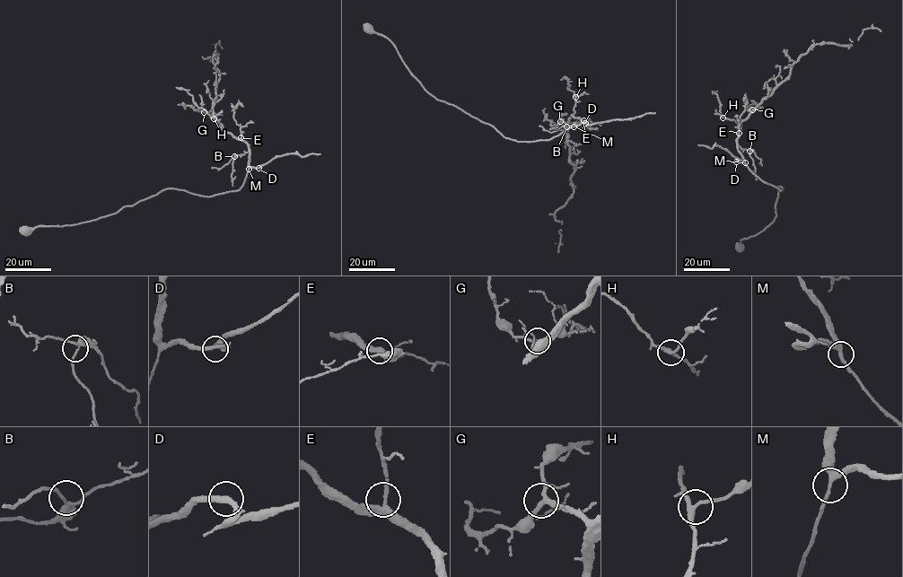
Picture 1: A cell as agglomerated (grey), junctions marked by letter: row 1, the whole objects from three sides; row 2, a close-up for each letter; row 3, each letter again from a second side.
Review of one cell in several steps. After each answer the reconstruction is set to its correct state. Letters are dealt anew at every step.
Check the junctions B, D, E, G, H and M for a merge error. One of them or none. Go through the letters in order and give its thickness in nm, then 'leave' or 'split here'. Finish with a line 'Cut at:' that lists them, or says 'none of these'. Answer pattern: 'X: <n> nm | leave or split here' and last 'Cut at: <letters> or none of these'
B: 240 nm | leave
D: 240 nm | leave
E: 260 nm | leave
G: 220 nm | leave
H: 240 nm | leave
M: 240 nm | leave
Cut at: none of these

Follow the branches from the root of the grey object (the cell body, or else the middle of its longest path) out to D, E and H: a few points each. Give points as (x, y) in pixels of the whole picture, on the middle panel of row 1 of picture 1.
D: (366, 28), (392, 43), (410, 74), (428, 92), (493, 126), (506, 138), (519, 142), (549, 139), (585, 123)
E: (366, 28), (392, 43), (428, 92), (493, 126), (506, 138), (549, 139), (583, 120)
H: (366, 28), (392, 43), (428, 92), (493, 126), (506, 138), (549, 139), (586, 121), (573, 116), (575, 97)

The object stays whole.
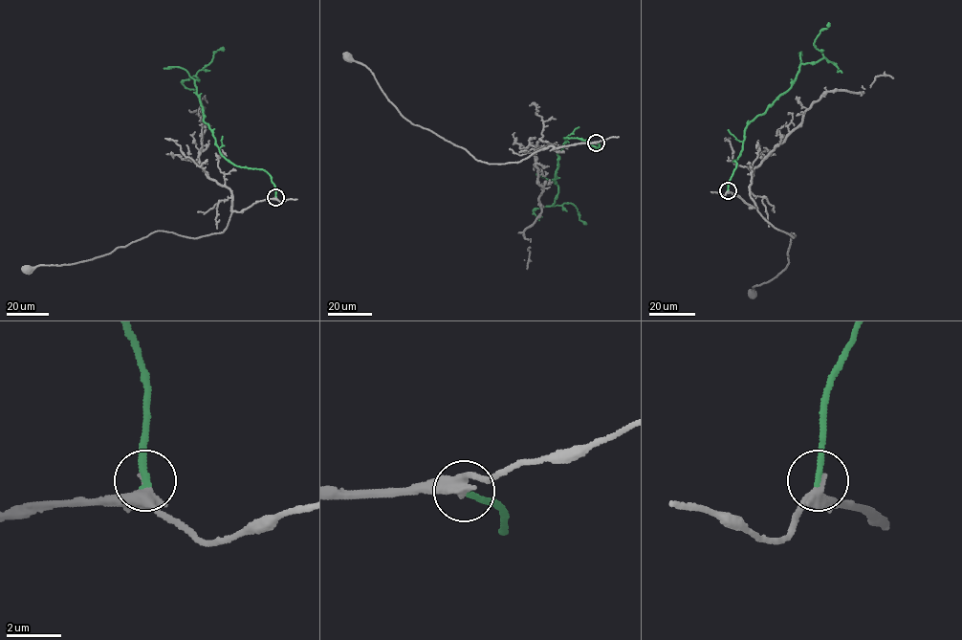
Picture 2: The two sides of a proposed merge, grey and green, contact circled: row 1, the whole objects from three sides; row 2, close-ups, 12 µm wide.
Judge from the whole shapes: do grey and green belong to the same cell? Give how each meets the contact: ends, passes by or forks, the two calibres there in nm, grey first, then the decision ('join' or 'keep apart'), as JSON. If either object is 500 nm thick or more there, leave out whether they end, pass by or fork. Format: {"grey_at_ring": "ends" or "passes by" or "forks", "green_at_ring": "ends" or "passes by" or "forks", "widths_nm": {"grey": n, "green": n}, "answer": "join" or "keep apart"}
{"grey_at_ring": "forks", "green_at_ring": "ends", "widths_nm": {"grey": 300, "green": 280}, "answer": "join"}

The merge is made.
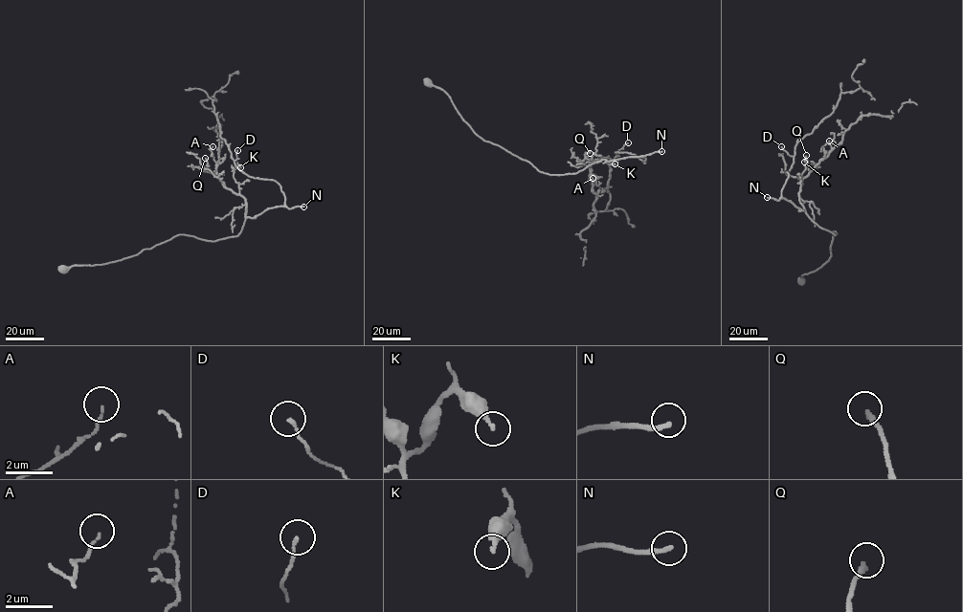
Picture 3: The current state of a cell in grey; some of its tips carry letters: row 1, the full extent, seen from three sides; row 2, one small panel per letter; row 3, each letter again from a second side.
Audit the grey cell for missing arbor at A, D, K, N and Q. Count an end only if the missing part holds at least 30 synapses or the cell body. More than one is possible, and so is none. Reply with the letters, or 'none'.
N

